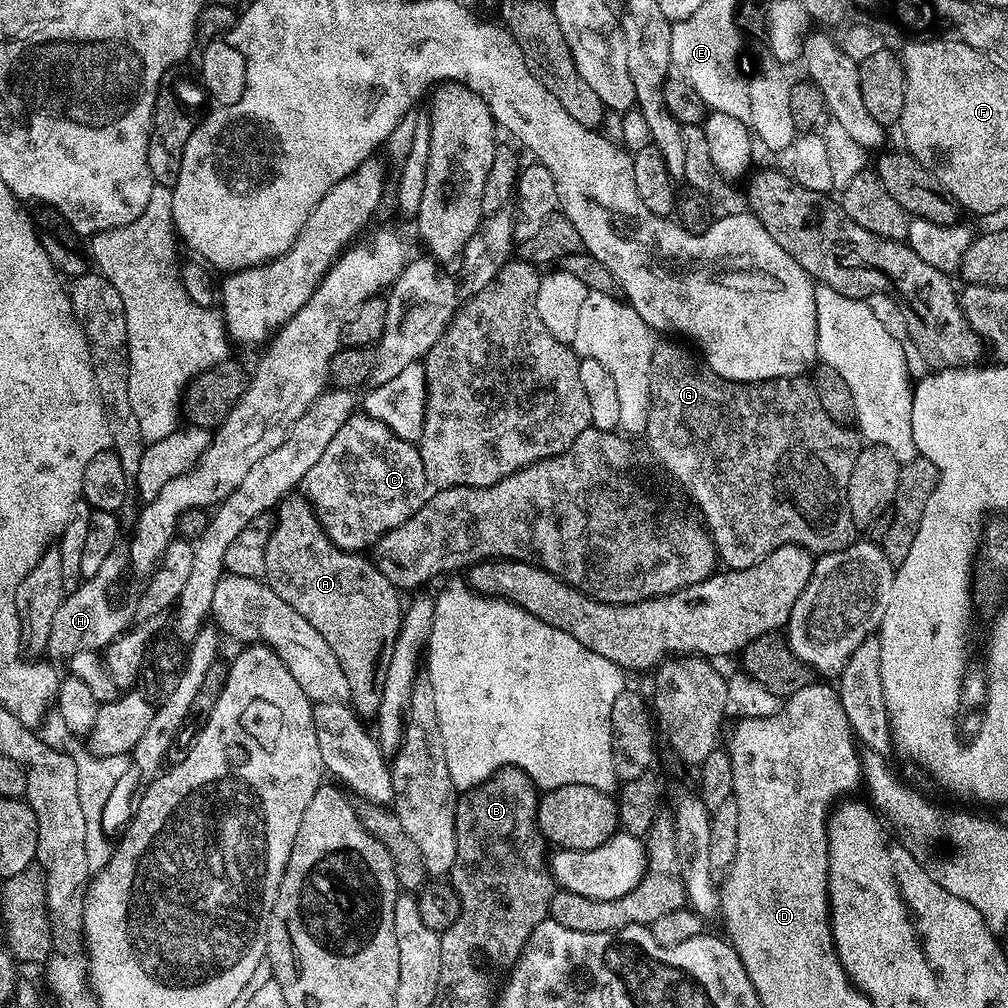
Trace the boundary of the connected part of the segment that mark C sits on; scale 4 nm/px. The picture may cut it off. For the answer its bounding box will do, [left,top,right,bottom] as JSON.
[302,414,426,553]

